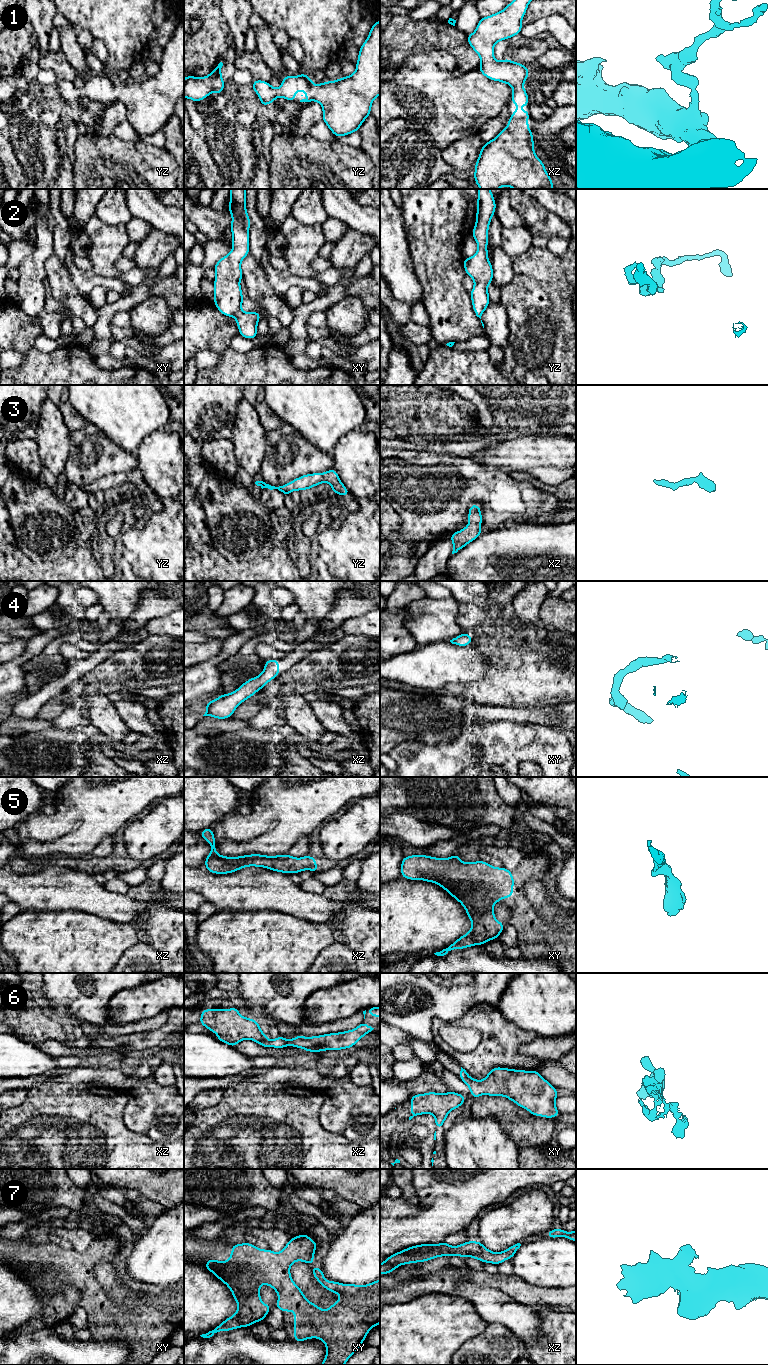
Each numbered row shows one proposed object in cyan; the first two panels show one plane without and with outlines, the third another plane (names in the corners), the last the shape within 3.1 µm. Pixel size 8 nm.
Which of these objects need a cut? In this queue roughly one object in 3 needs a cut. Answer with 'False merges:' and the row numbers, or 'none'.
False merges: none

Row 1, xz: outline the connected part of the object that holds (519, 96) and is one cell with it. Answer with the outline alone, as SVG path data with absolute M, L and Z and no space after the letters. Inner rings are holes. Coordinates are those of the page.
M514 0L503 10L481 17L476 30L467 35L467 42L479 55L481 64L478 69L488 79L510 85L514 90L511 102L514 105L528 106L529 98L523 88L529 77L529 68L506 58L497 61L494 58L494 45L521 33L521 21L532 0Z

